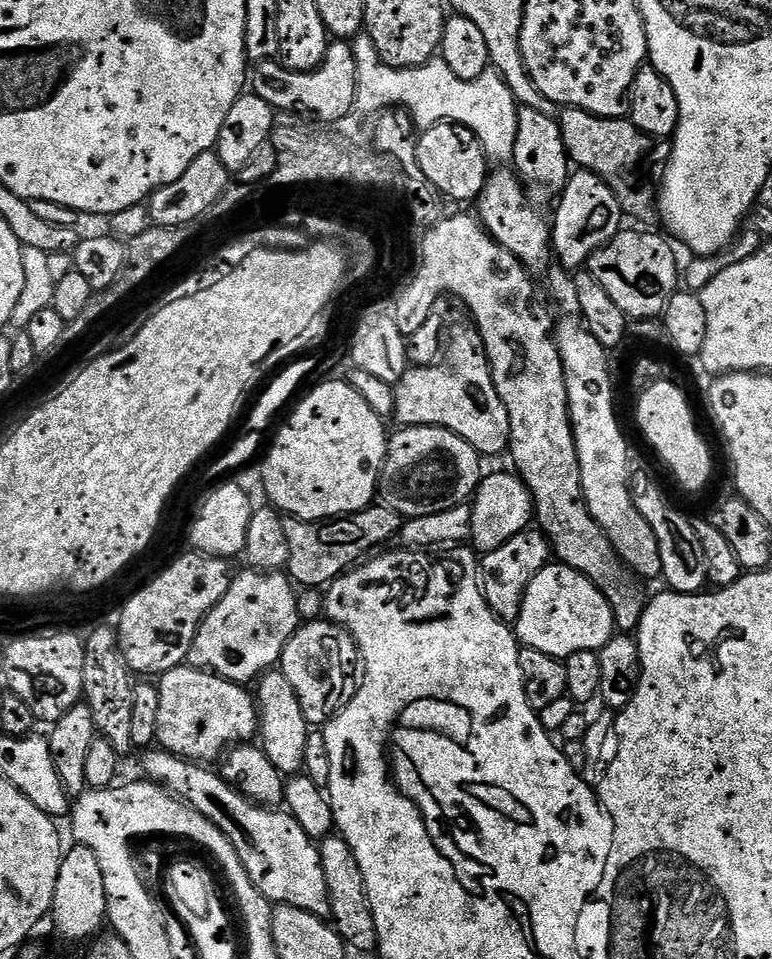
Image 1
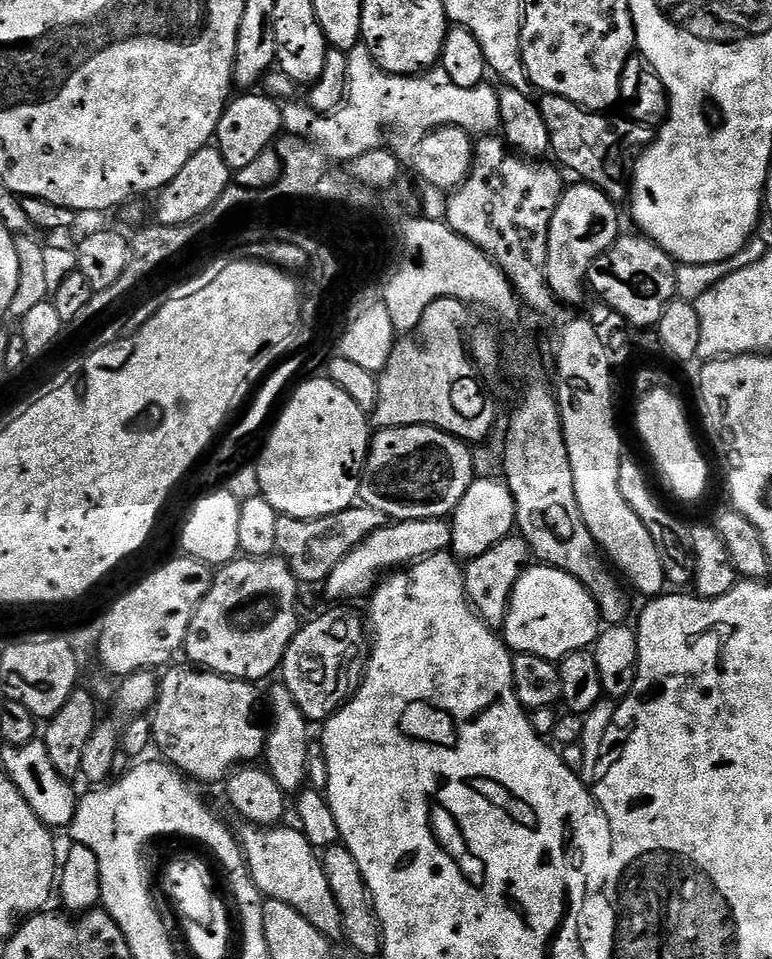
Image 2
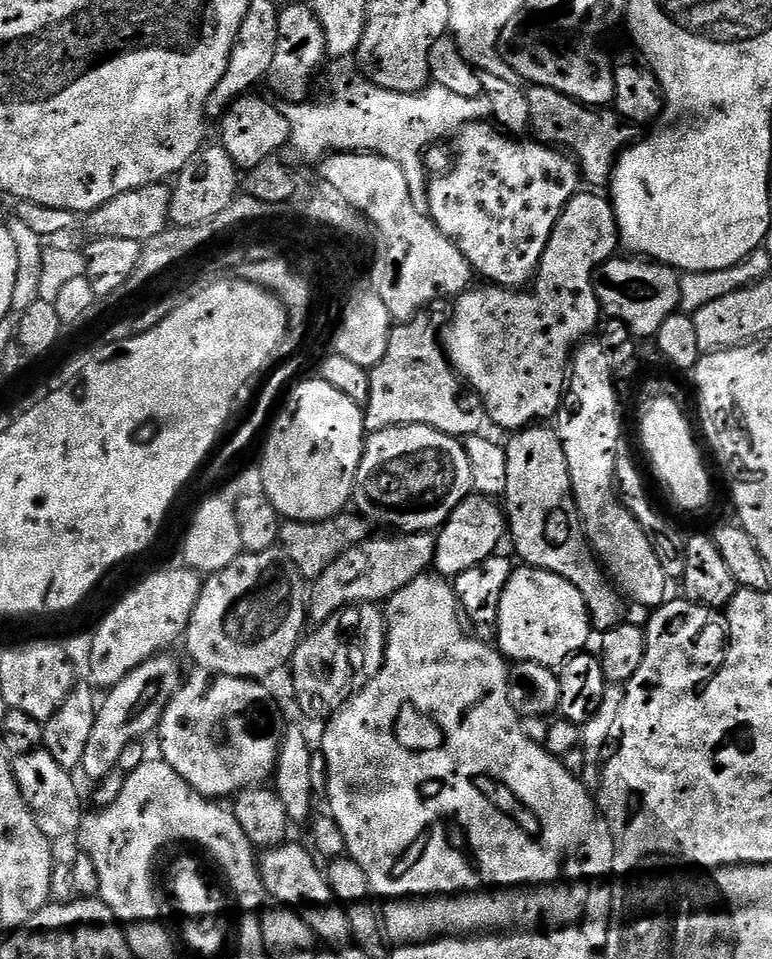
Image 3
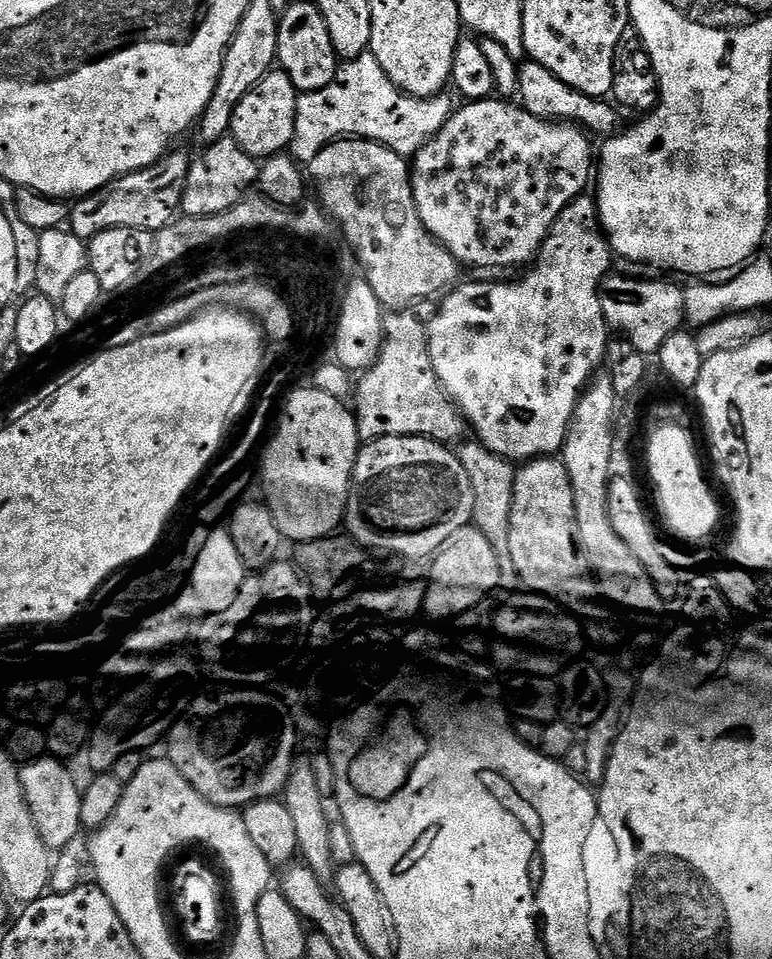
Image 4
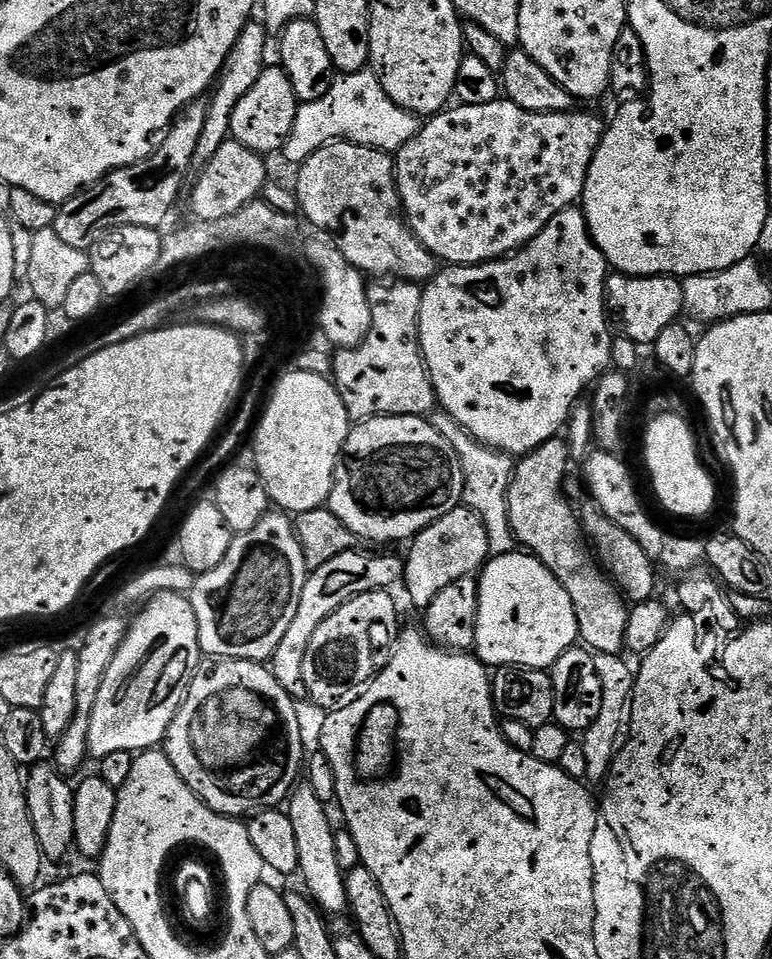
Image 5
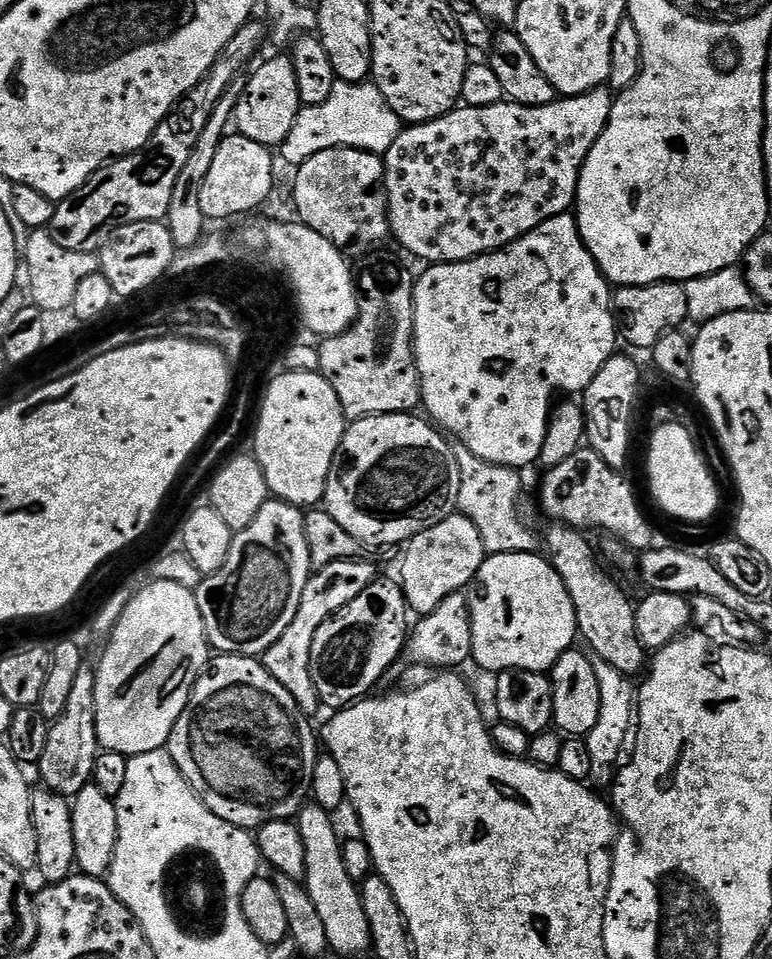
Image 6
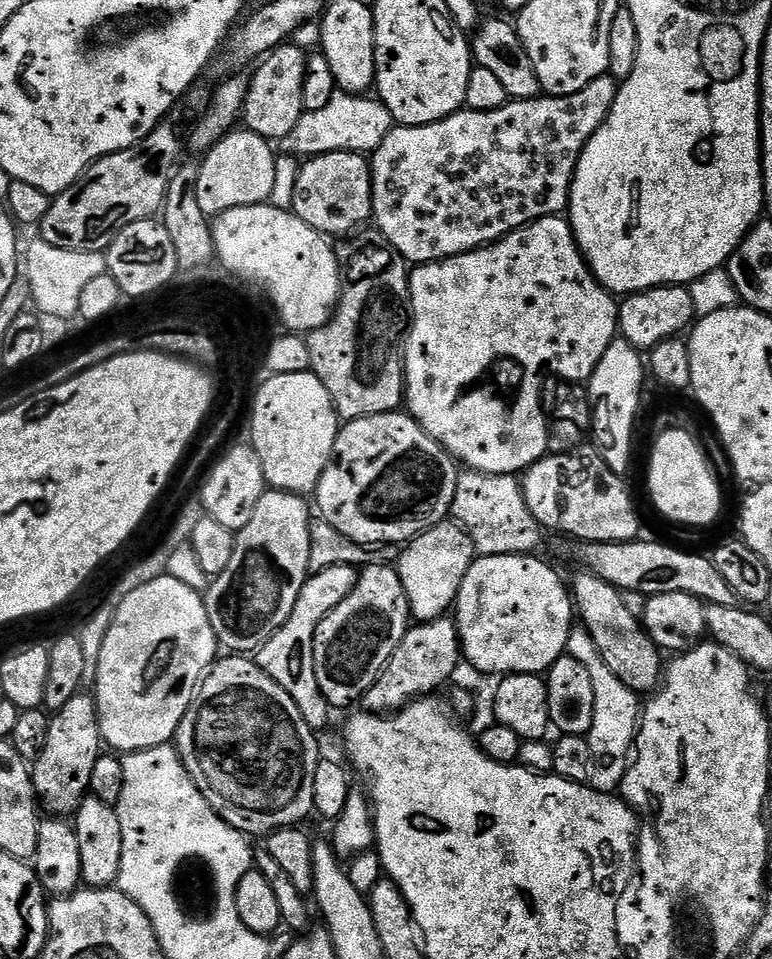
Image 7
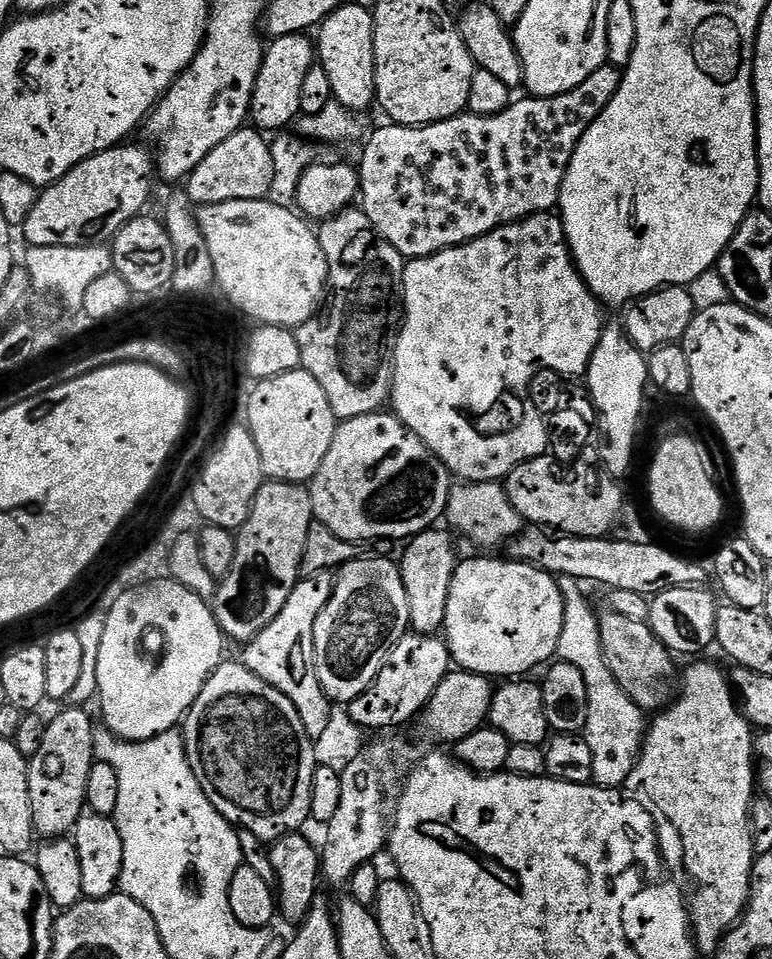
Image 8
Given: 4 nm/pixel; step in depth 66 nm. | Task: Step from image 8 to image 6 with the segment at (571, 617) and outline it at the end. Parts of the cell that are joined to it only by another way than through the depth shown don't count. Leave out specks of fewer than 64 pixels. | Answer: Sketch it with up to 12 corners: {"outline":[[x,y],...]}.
{"outline":[[592,660],[602,693],[590,730],[591,783],[611,785],[634,732],[638,692]]}

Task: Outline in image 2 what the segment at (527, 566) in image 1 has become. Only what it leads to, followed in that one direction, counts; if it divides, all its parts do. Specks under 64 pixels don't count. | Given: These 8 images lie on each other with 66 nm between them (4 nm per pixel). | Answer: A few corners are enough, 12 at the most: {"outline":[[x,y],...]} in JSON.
{"outline":[[513,534],[463,565],[464,592],[505,627],[530,553]]}

